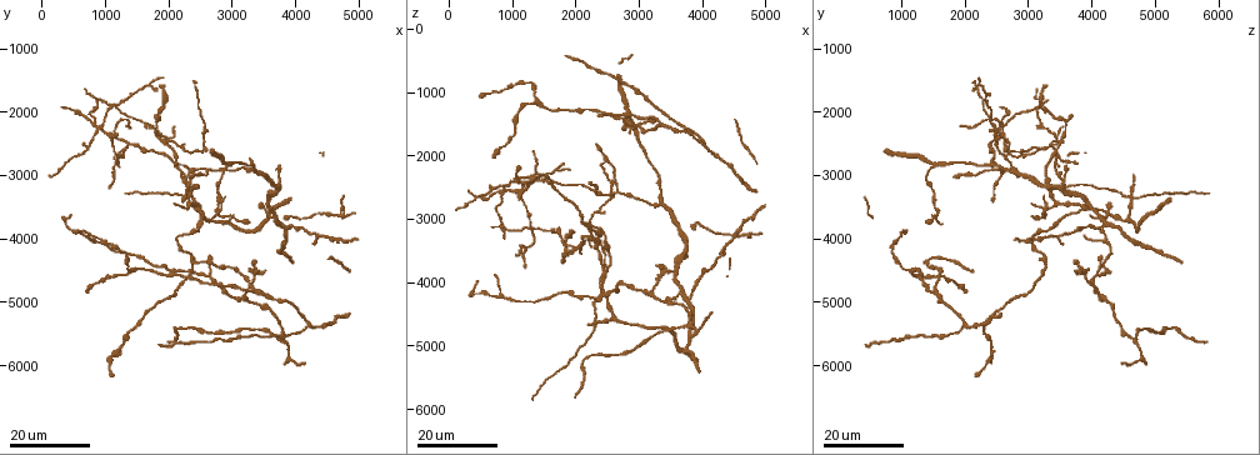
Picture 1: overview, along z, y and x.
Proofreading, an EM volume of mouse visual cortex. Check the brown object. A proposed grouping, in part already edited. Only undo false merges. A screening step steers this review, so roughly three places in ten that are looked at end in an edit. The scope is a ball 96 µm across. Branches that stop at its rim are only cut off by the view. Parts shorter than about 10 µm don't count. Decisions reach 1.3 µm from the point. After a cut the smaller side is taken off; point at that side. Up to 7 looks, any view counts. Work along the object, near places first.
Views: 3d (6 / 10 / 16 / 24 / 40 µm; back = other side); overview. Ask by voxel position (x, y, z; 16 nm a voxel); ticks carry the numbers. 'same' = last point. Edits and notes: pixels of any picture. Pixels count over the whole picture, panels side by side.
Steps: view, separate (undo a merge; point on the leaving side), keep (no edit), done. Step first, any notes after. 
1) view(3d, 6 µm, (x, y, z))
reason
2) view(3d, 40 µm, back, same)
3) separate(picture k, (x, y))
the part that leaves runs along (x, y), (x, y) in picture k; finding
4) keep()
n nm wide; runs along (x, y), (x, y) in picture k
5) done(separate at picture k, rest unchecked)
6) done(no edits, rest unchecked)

view(3d, 24 µm, (2500, 3500, 3850))

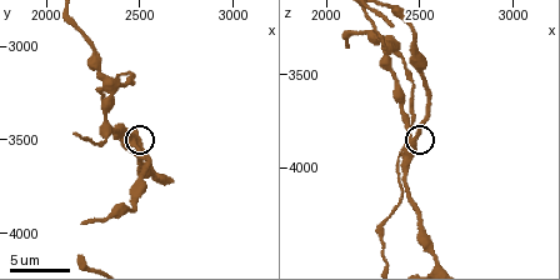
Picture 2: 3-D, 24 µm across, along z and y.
view(3d, 10 µm, (2480, 3540, 3860))

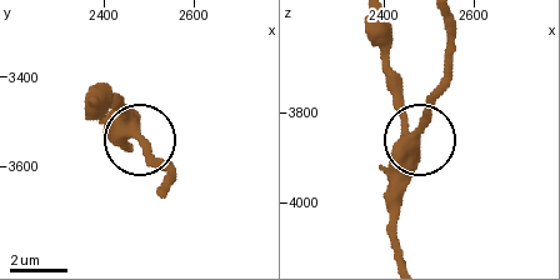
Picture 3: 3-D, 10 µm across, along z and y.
keep()
continuous, no second neuron

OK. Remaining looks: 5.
view(3d, 16 µm, (1100, 2350, 2600))
four arms meet

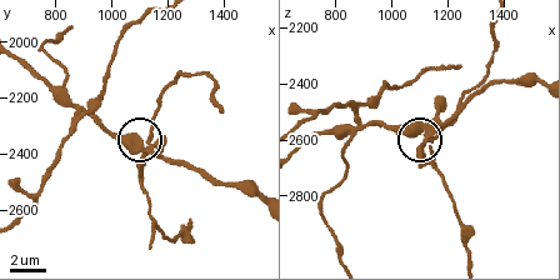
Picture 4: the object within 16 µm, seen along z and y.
view(3d, 10 µm, (1130, 2390, 2600))

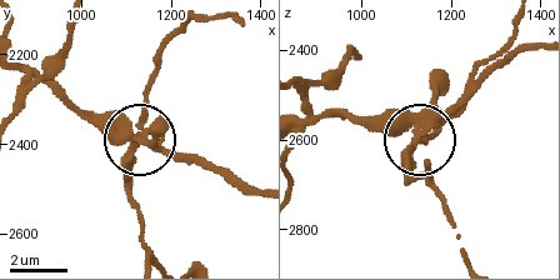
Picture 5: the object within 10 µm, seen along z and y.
separate(picture 5, (124, 171))
4 arms; the part that leaves runs along (140, 138), (133, 203), (148, 253) in picture 5; a second neuron is stuck on

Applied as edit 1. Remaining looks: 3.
view(3d, 24 µm, (1400, 2550, 2350))

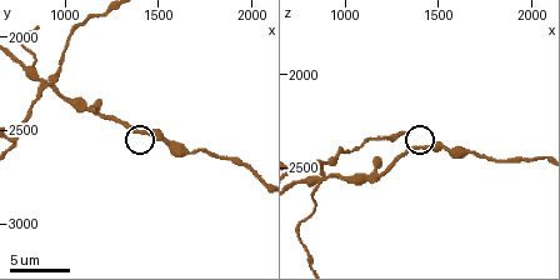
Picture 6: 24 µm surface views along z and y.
view(3d, 10 µm, (1420, 2520, 2380))

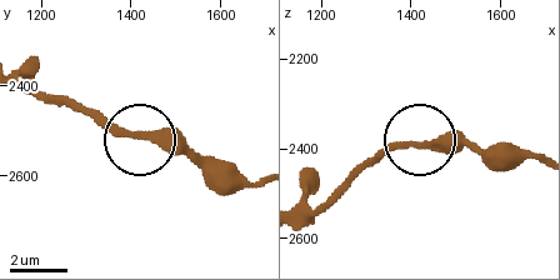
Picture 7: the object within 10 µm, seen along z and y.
keep()
270 nm wide; runs along (135, 136), (154, 136), (230, 165) in picture 7; all the same neuron

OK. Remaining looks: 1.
done(separate at picture 5, rest unchecked)

